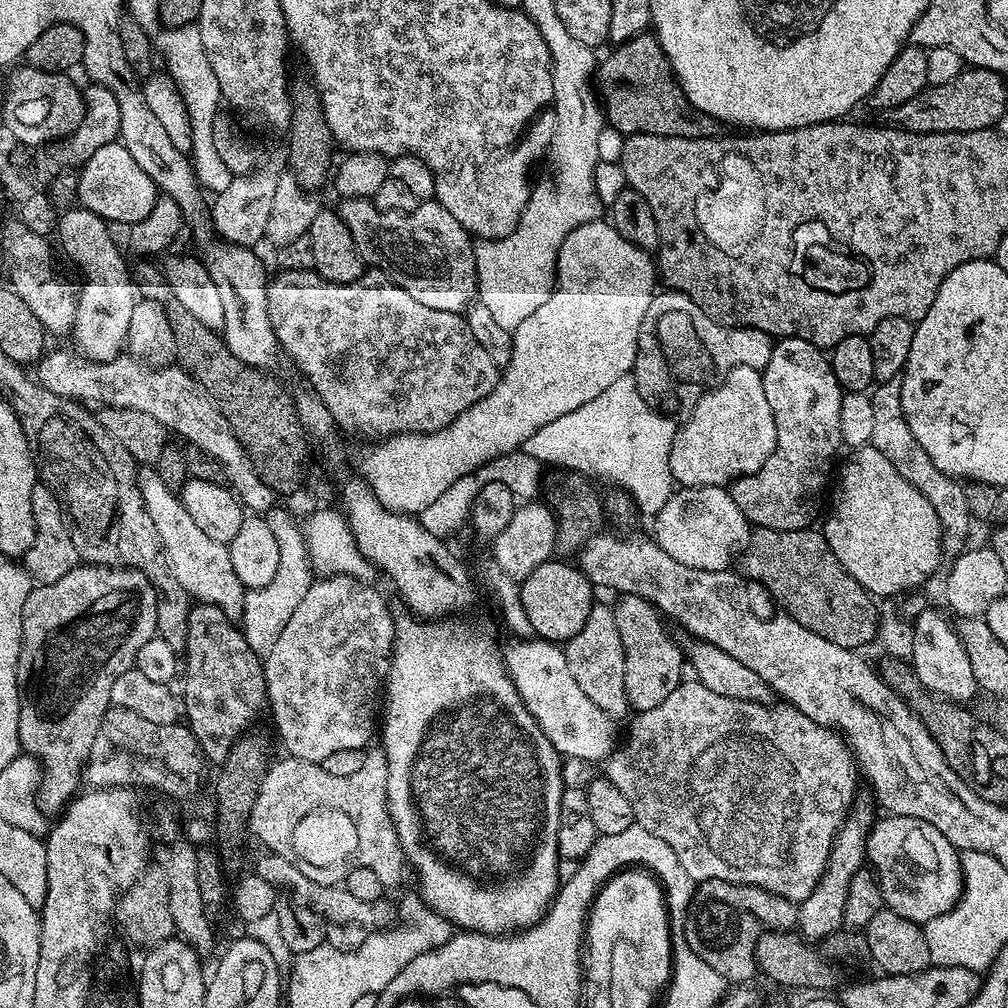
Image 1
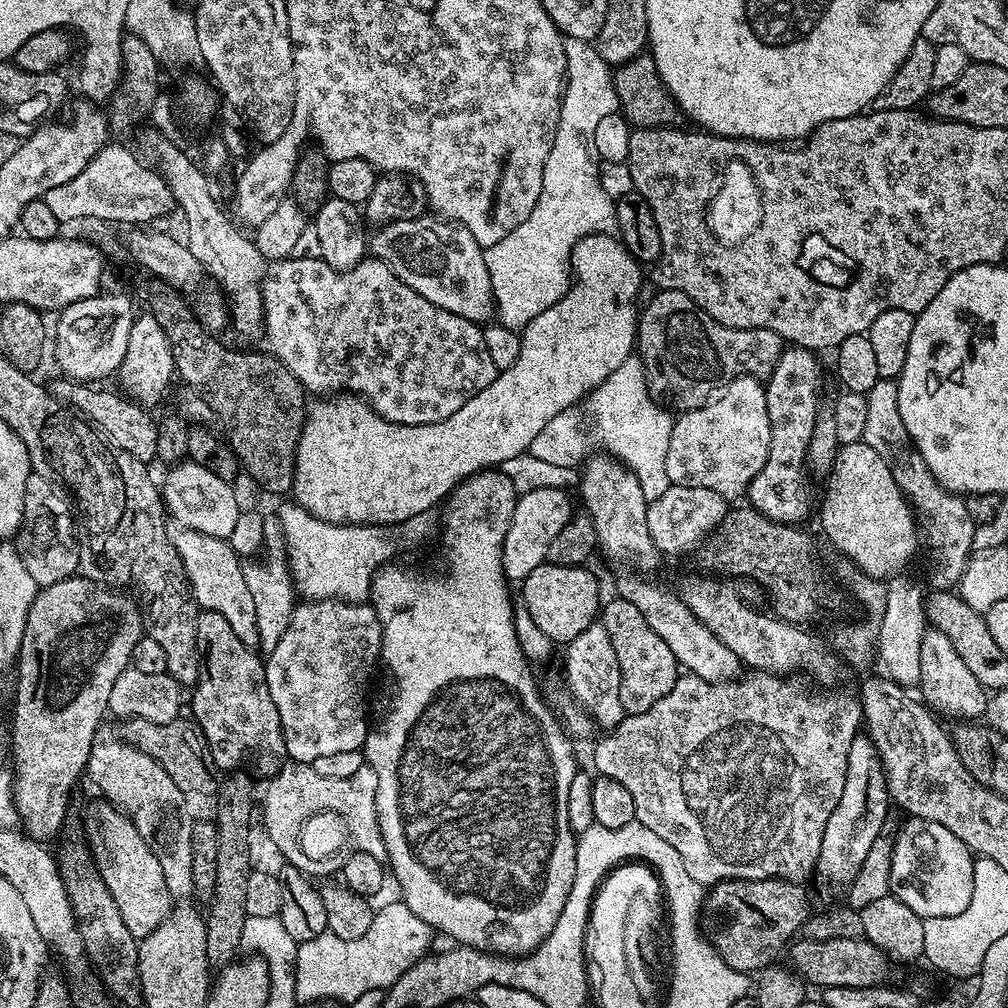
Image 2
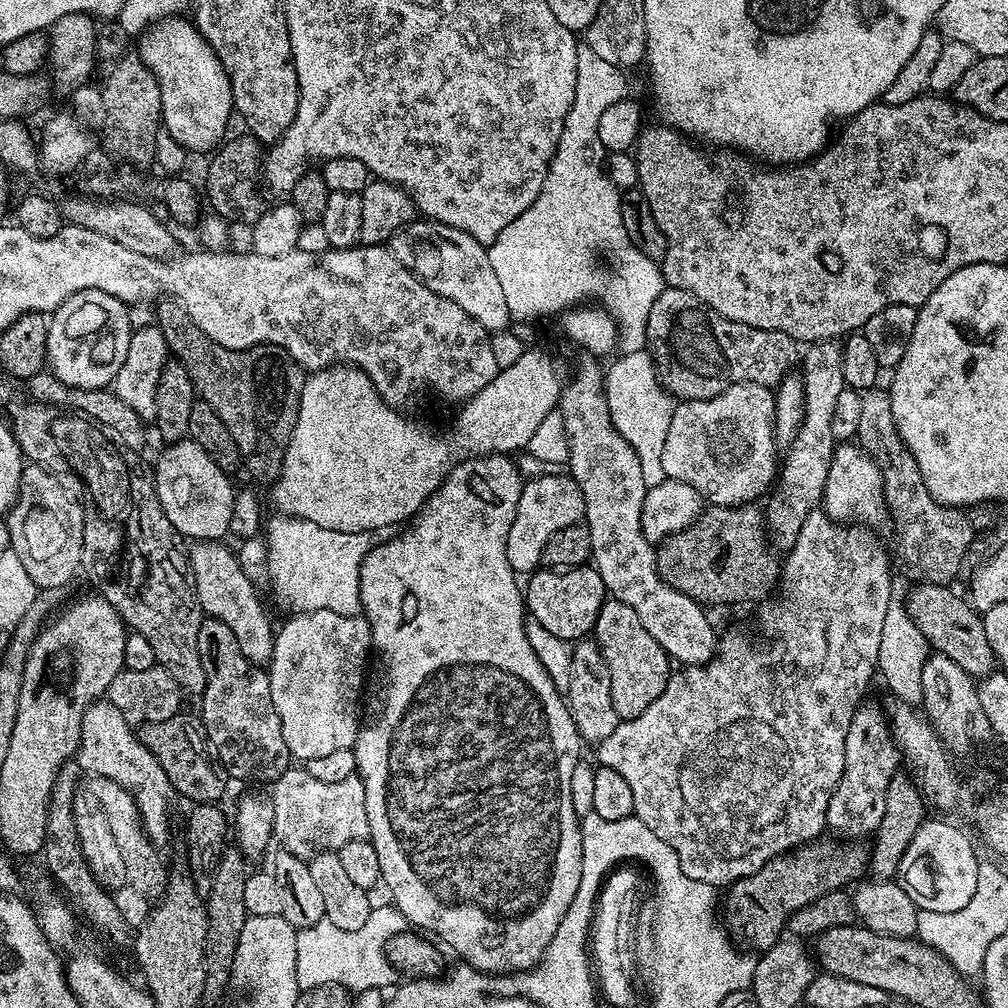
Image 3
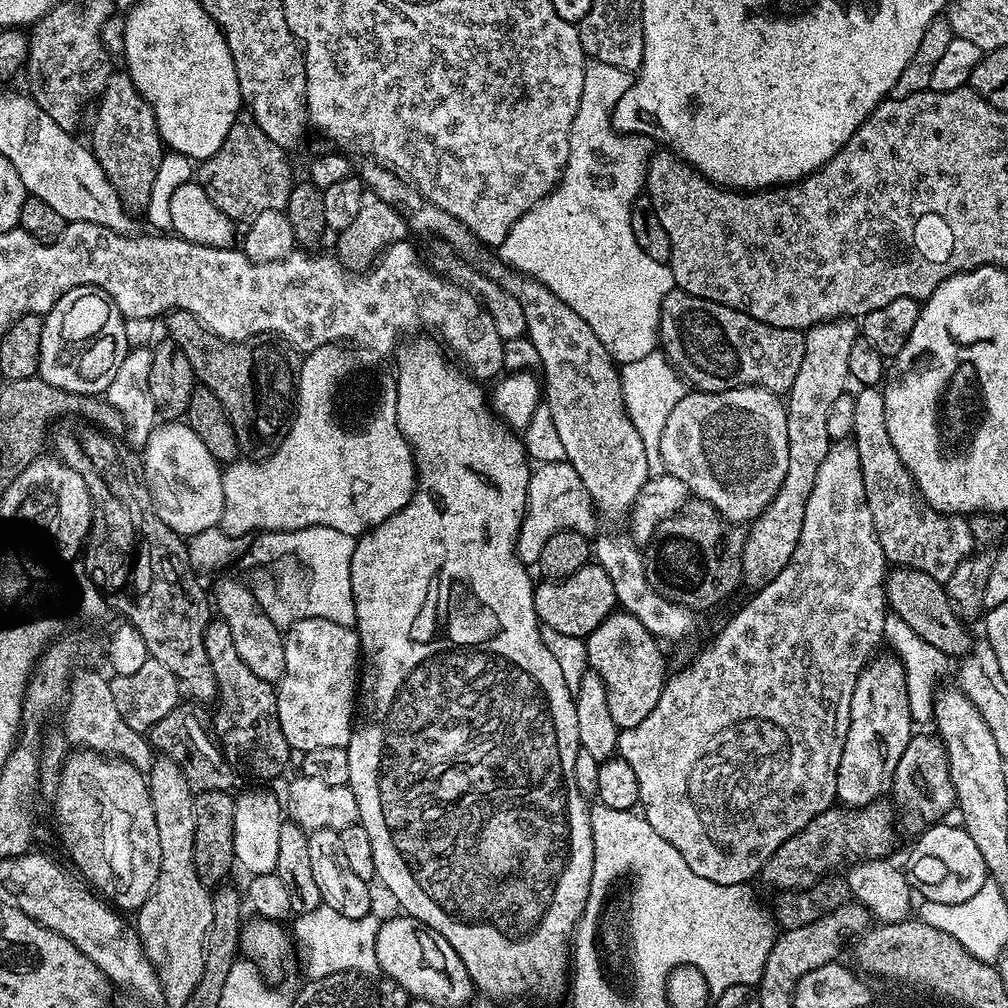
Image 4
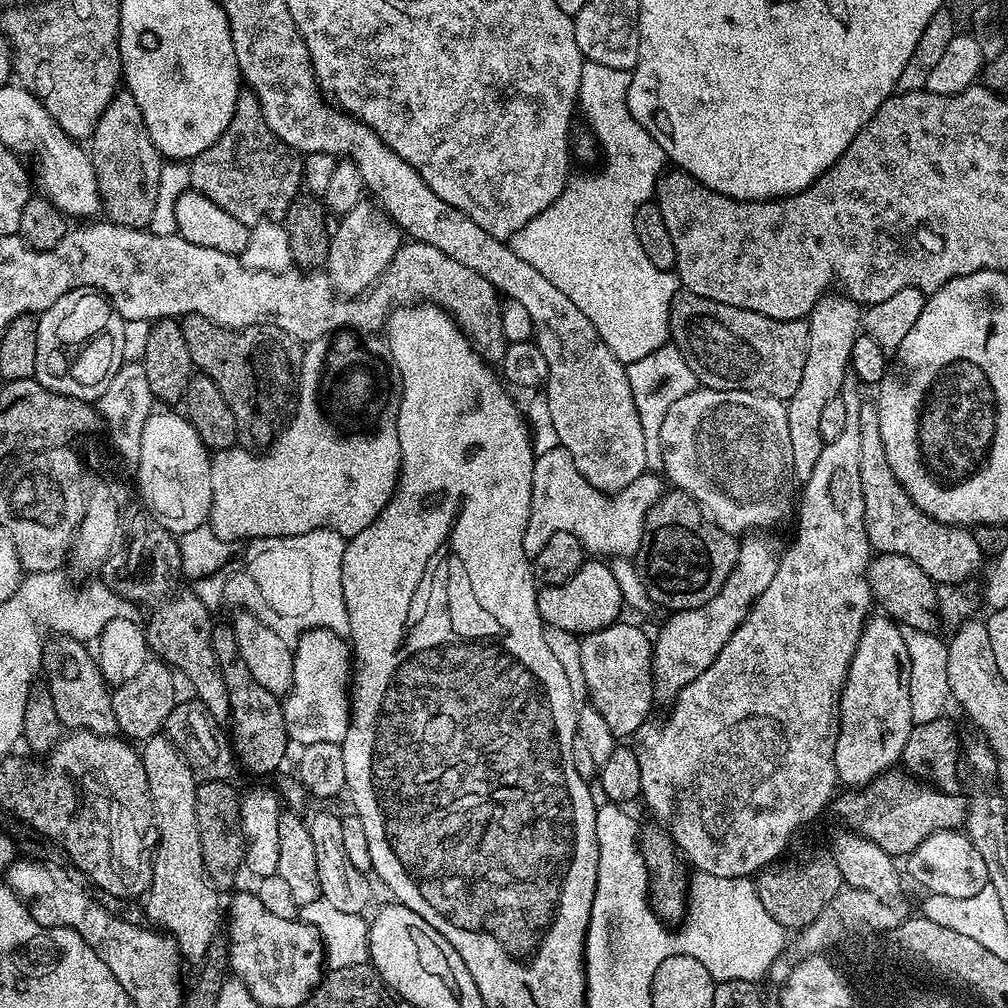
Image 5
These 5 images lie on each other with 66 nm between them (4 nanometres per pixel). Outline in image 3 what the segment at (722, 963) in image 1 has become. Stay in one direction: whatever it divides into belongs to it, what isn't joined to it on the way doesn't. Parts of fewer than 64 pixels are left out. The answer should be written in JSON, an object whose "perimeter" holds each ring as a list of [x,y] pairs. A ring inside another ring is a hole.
{"perimeter":[[[817,838],[783,856],[775,856],[762,866],[762,870],[731,884],[727,889],[728,897],[722,900],[722,920],[737,941],[756,943],[760,950],[774,946],[785,935],[789,917],[803,908],[810,908],[828,892],[847,889],[851,880],[859,881],[859,876],[865,875],[869,849],[865,845],[863,848],[863,843],[839,848],[835,839],[824,839]]]}

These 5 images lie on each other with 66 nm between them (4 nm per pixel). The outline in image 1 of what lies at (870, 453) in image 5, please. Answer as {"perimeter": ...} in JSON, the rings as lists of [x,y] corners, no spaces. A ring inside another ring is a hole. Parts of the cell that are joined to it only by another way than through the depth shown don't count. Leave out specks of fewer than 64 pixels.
{"perimeter":[[[899,379],[879,381],[871,389],[872,401],[874,402],[874,434],[872,435],[871,447],[882,450],[886,458],[934,506],[934,514],[938,514],[938,522],[944,531],[942,541],[943,547],[952,551],[952,554],[959,553],[965,547],[964,539],[968,536],[968,524],[970,517],[966,510],[966,494],[964,493],[964,484],[957,477],[948,476],[934,462],[930,462],[930,454],[918,446],[918,438],[910,434],[910,426],[902,414],[902,386]],[[964,544],[964,545],[963,545]]]}

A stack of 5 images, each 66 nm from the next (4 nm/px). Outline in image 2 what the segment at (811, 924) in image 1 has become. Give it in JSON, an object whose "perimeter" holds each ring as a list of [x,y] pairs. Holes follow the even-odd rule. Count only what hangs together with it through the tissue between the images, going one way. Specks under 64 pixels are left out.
{"perimeter":[[[857,734],[850,746],[850,758],[846,766],[846,786],[842,786],[842,798],[838,798],[838,806],[834,806],[834,814],[830,814],[830,822],[826,822],[826,830],[822,834],[822,850],[816,859],[814,881],[820,887],[820,892],[826,899],[835,896],[843,897],[849,884],[854,882],[858,870],[862,870],[862,862],[866,862],[866,854],[870,846],[874,846],[874,838],[878,838],[885,831],[884,819],[890,809],[888,783],[884,777],[884,768],[880,765],[880,757],[876,754],[876,747],[866,734]]]}

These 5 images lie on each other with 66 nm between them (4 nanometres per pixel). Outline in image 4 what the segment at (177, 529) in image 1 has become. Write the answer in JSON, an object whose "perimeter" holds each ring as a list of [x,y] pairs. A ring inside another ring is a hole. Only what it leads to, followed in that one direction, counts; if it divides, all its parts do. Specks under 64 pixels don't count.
{"perimeter":[[[220,580],[214,592],[214,612],[219,619],[230,626],[230,634],[234,637],[234,647],[242,662],[250,666],[250,671],[258,674],[267,684],[275,685],[284,673],[284,637],[281,629],[258,606],[254,594],[249,590],[247,583],[236,580]]]}

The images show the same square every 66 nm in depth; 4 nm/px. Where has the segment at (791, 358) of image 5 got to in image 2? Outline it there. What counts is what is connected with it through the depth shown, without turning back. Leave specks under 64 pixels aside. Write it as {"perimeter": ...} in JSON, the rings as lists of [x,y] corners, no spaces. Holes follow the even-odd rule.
{"perimeter":[[[669,288],[657,293],[644,312],[642,308],[639,313],[635,338],[648,379],[648,392],[657,404],[676,414],[689,412],[735,377],[766,378],[774,370],[786,347],[784,339],[774,334],[774,330],[727,328],[697,308],[686,293]]]}

